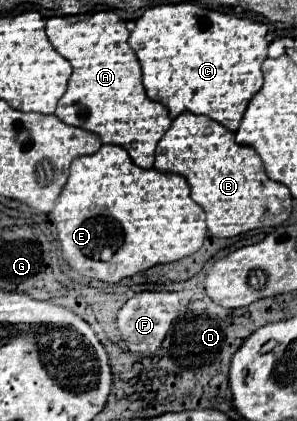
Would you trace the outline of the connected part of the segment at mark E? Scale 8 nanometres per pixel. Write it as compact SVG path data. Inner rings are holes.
M103 145L95 155L75 159L51 221L57 227L65 263L103 283L119 283L159 263L189 257L207 237L205 213L191 199L187 181L181 175L137 167L117 145Z

